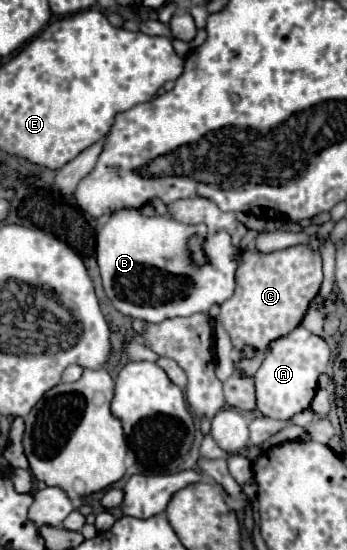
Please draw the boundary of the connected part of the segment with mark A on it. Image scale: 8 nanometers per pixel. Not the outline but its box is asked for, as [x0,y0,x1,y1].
[252,325,330,419]

